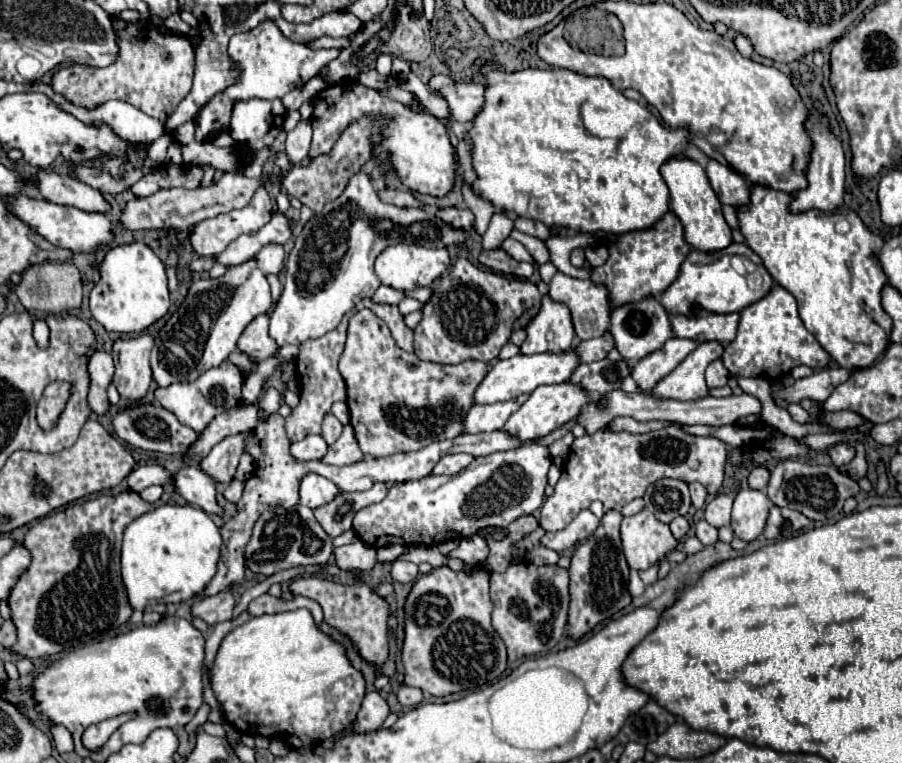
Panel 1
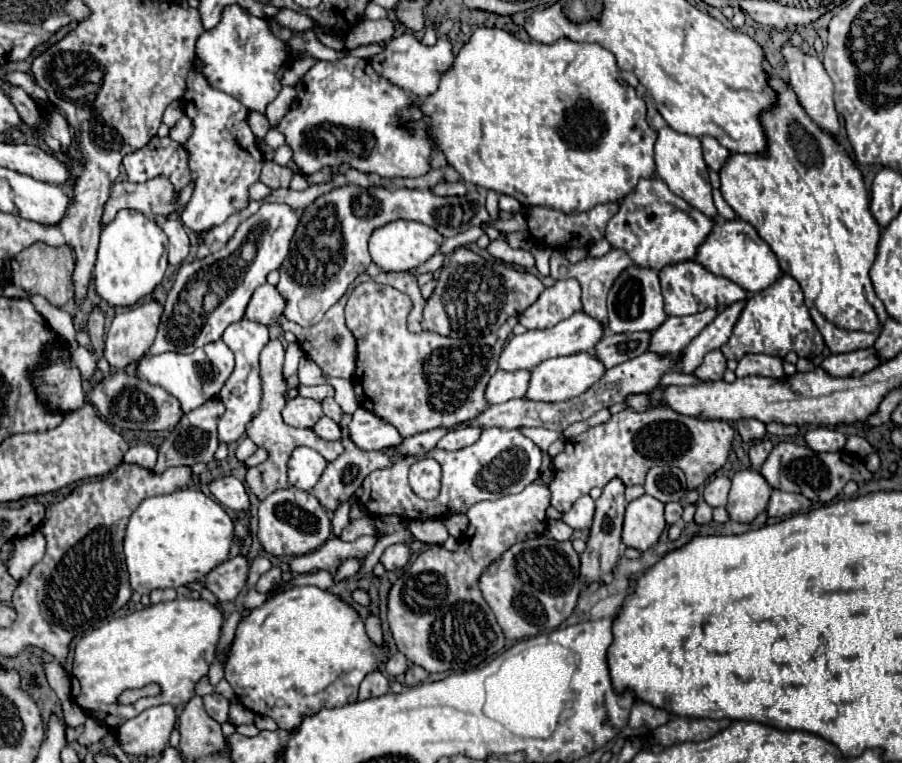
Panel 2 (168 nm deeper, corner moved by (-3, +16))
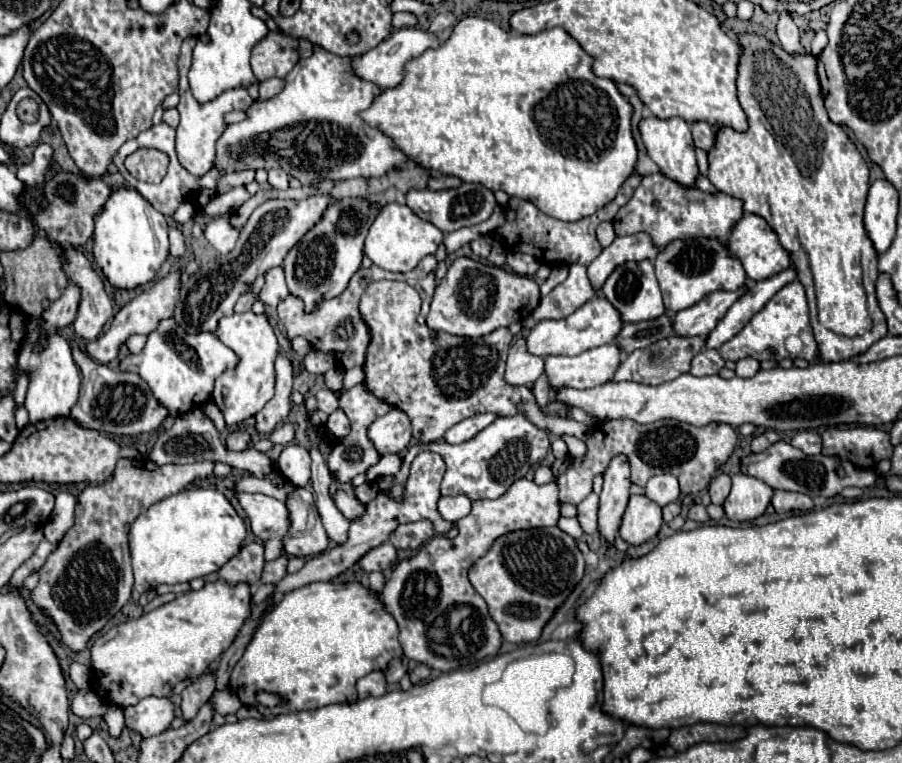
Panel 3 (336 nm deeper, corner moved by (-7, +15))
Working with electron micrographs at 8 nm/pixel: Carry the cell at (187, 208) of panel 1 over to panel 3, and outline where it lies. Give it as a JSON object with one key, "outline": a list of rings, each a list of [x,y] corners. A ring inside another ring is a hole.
{"outline":[[[57,171],[43,185],[43,197],[45,197],[47,207],[33,217],[33,225],[39,231],[45,231],[47,239],[77,247],[77,245],[85,245],[91,239],[93,215],[101,211],[101,205],[105,205],[105,197],[109,197],[109,187],[107,183],[93,177],[81,177],[75,173]]]}

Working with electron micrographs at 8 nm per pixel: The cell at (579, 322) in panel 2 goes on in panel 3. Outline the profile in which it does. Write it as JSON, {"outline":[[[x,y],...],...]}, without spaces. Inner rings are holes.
{"outline":[[[595,295],[593,299],[589,299],[583,307],[579,307],[575,313],[571,313],[565,319],[547,319],[547,321],[539,321],[531,333],[527,335],[527,349],[533,355],[539,357],[547,357],[547,355],[579,355],[587,349],[611,343],[617,333],[623,327],[623,319],[621,313],[607,301],[605,295]]]}

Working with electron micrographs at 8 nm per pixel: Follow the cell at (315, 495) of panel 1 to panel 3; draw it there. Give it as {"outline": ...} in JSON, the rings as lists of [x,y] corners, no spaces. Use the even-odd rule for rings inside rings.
{"outline":[[[287,445],[279,459],[277,459],[277,465],[281,469],[281,473],[297,487],[305,487],[309,483],[309,477],[311,477],[311,457],[309,457],[309,451],[305,447],[299,447],[299,445]]]}

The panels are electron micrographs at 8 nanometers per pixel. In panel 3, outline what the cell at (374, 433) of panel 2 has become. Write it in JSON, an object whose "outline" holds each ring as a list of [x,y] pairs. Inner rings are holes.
{"outline":[[[393,409],[369,425],[369,439],[381,455],[401,453],[411,441],[411,421],[405,411]]]}

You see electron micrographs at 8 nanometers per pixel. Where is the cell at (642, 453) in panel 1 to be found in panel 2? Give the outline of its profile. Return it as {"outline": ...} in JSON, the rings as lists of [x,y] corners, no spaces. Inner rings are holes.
{"outline":[[[651,404],[643,412],[627,408],[619,414],[613,414],[613,418],[609,422],[605,422],[601,426],[593,426],[565,442],[565,450],[553,458],[555,472],[553,472],[553,480],[549,484],[551,506],[559,512],[567,512],[579,496],[589,494],[589,490],[593,486],[599,486],[599,488],[607,486],[607,482],[611,482],[613,478],[619,478],[625,486],[643,484],[645,474],[651,466],[677,466],[685,472],[689,490],[699,488],[707,482],[709,476],[713,476],[727,462],[733,436],[735,436],[735,432],[725,420],[701,420],[701,418],[693,418],[693,416],[683,416],[683,414],[677,414],[675,410],[671,410],[667,404]]]}

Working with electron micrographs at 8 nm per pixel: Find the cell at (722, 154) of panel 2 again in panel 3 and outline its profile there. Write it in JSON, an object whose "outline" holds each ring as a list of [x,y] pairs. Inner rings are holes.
{"outline":[[[695,121],[695,123],[691,123],[689,127],[691,127],[691,133],[693,133],[693,143],[695,143],[695,147],[709,151],[709,149],[713,147],[715,127],[711,127],[711,125],[705,123],[705,121]]]}

